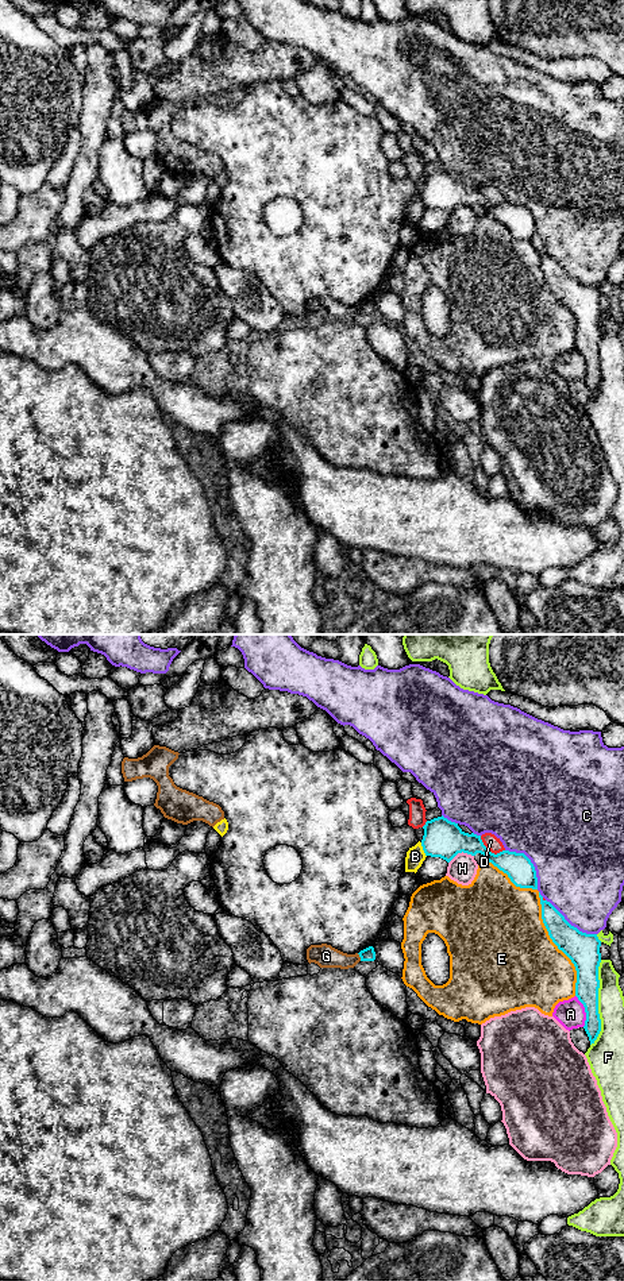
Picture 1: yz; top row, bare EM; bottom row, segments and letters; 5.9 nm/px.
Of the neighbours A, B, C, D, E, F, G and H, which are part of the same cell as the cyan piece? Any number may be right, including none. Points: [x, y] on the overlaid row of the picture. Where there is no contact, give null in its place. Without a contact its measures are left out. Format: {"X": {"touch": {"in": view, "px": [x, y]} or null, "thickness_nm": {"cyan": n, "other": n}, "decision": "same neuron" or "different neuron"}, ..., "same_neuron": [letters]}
{"A": {"touch": {"in": "yz", "px": [585, 1011]}, "thickness_nm": {"cyan": 140, "other": 170}, "decision": "different neuron"}, "B": {"touch": {"in": "yz", "px": [423, 849]}, "thickness_nm": {"cyan": 220, "other": 110}, "decision": "different neuron"}, "C": {"touch": {"in": "yz", "px": [531, 863]}, "thickness_nm": {"cyan": 160, "other": 500}, "decision": "different neuron"}, "D": {"touch": {"in": "yz", "px": [489, 851]}, "thickness_nm": {"cyan": 200, "other": 90}, "decision": "different neuron"}, "E": {"touch": {"in": "yz", "px": [554, 942]}, "thickness_nm": {"cyan": 190, "other": 500}, "decision": "different neuron"}, "F": {"touch": {"in": "yz", "px": [597, 1003]}, "thickness_nm": {"cyan": 150, "other": 160}, "decision": "different neuron"}, "G": {"touch": {"in": "yz", "px": [359, 956]}, "thickness_nm": {"cyan": 80, "other": 140}, "decision": "different neuron"}, "H": {"touch": {"in": "yz", "px": [461, 852]}, "thickness_nm": {"cyan": 220, "other": 170}, "decision": "different neuron"}, "same_neuron": []}

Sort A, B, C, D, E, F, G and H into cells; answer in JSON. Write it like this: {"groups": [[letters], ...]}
{"groups": [["A"], ["B"], ["C"], ["D"], ["E"], ["F"], ["G"], ["H"]]}

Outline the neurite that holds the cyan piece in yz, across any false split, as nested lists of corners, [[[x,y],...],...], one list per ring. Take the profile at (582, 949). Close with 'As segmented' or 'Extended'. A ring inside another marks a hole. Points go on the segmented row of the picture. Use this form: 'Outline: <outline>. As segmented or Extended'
Outline: [[[539,892],[542,919],[550,938],[574,964],[577,971],[575,996],[586,1012],[585,1031],[590,1045],[601,1031],[598,1014],[598,966],[601,962],[601,941],[597,934],[586,934],[571,926],[565,917]]]. As segmented

